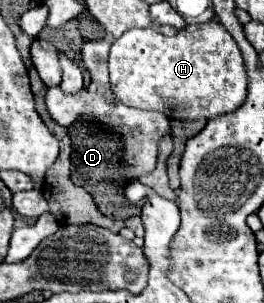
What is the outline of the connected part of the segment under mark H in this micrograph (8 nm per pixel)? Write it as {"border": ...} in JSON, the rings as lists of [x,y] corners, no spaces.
{"border":[[[210,19],[200,25],[186,25],[174,37],[166,37],[154,27],[130,29],[114,41],[108,63],[112,91],[124,105],[160,111],[170,119],[214,119],[236,111],[248,97],[248,71],[242,53],[230,33],[216,19]]]}

